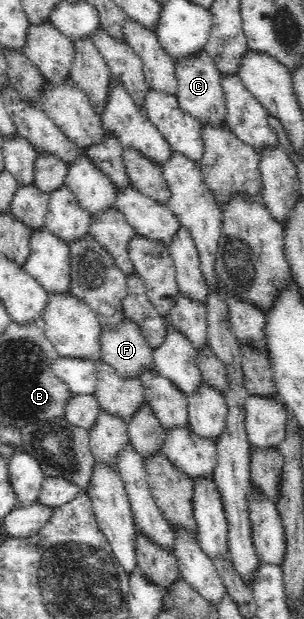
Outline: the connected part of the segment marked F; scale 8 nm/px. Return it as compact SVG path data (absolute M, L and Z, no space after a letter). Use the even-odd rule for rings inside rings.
M125 319L119 326L102 328L102 359L121 374L122 378L139 378L143 369L156 371L153 349L141 334L139 326L131 320Z

